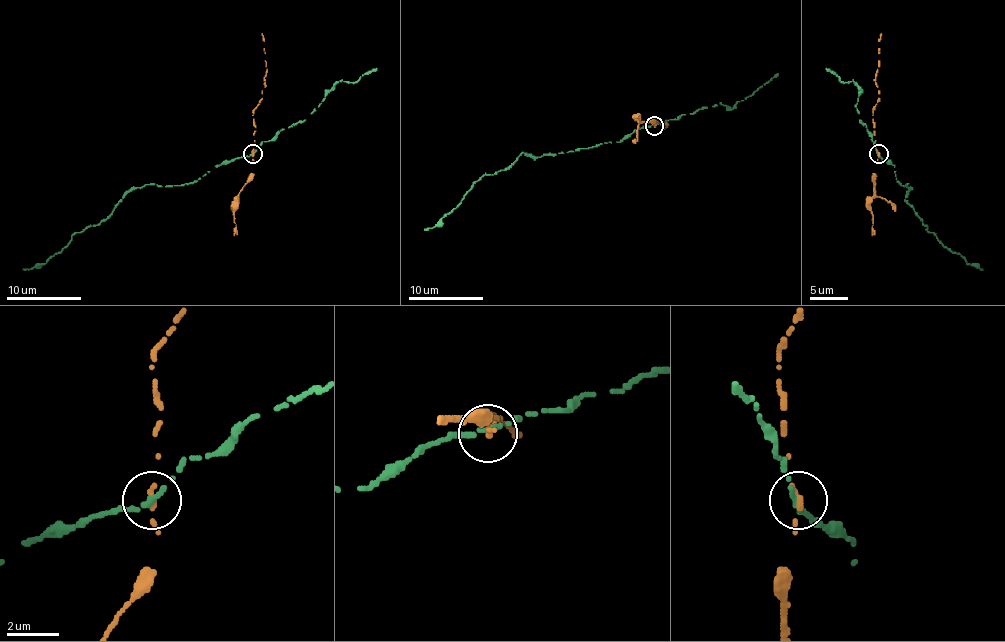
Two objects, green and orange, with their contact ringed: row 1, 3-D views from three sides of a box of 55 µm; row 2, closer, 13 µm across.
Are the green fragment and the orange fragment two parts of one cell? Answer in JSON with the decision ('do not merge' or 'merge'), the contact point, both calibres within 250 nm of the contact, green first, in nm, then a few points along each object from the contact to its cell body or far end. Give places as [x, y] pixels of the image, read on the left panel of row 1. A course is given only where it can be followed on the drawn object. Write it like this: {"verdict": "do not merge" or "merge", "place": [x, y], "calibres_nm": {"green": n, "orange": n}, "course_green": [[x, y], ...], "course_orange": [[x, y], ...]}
{"verdict": "do not merge", "place": [253, 153], "calibres_nm": {"green": 190, "orange": 280}, "course_green": [[253, 153], [221, 162], [191, 183], [133, 187], [103, 220], [77, 232], [62, 250], [45, 264], [22, 269]], "course_orange": [[253, 153], [253, 110], [262, 98], [266, 74], [262, 33]]}

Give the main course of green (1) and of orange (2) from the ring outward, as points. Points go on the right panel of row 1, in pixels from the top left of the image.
1: (878, 153), (891, 162), (900, 183), (910, 187), (906, 200), (927, 230), (968, 264), (983, 269)
2: (878, 153), (872, 110), (878, 98), (878, 38), (881, 33)

